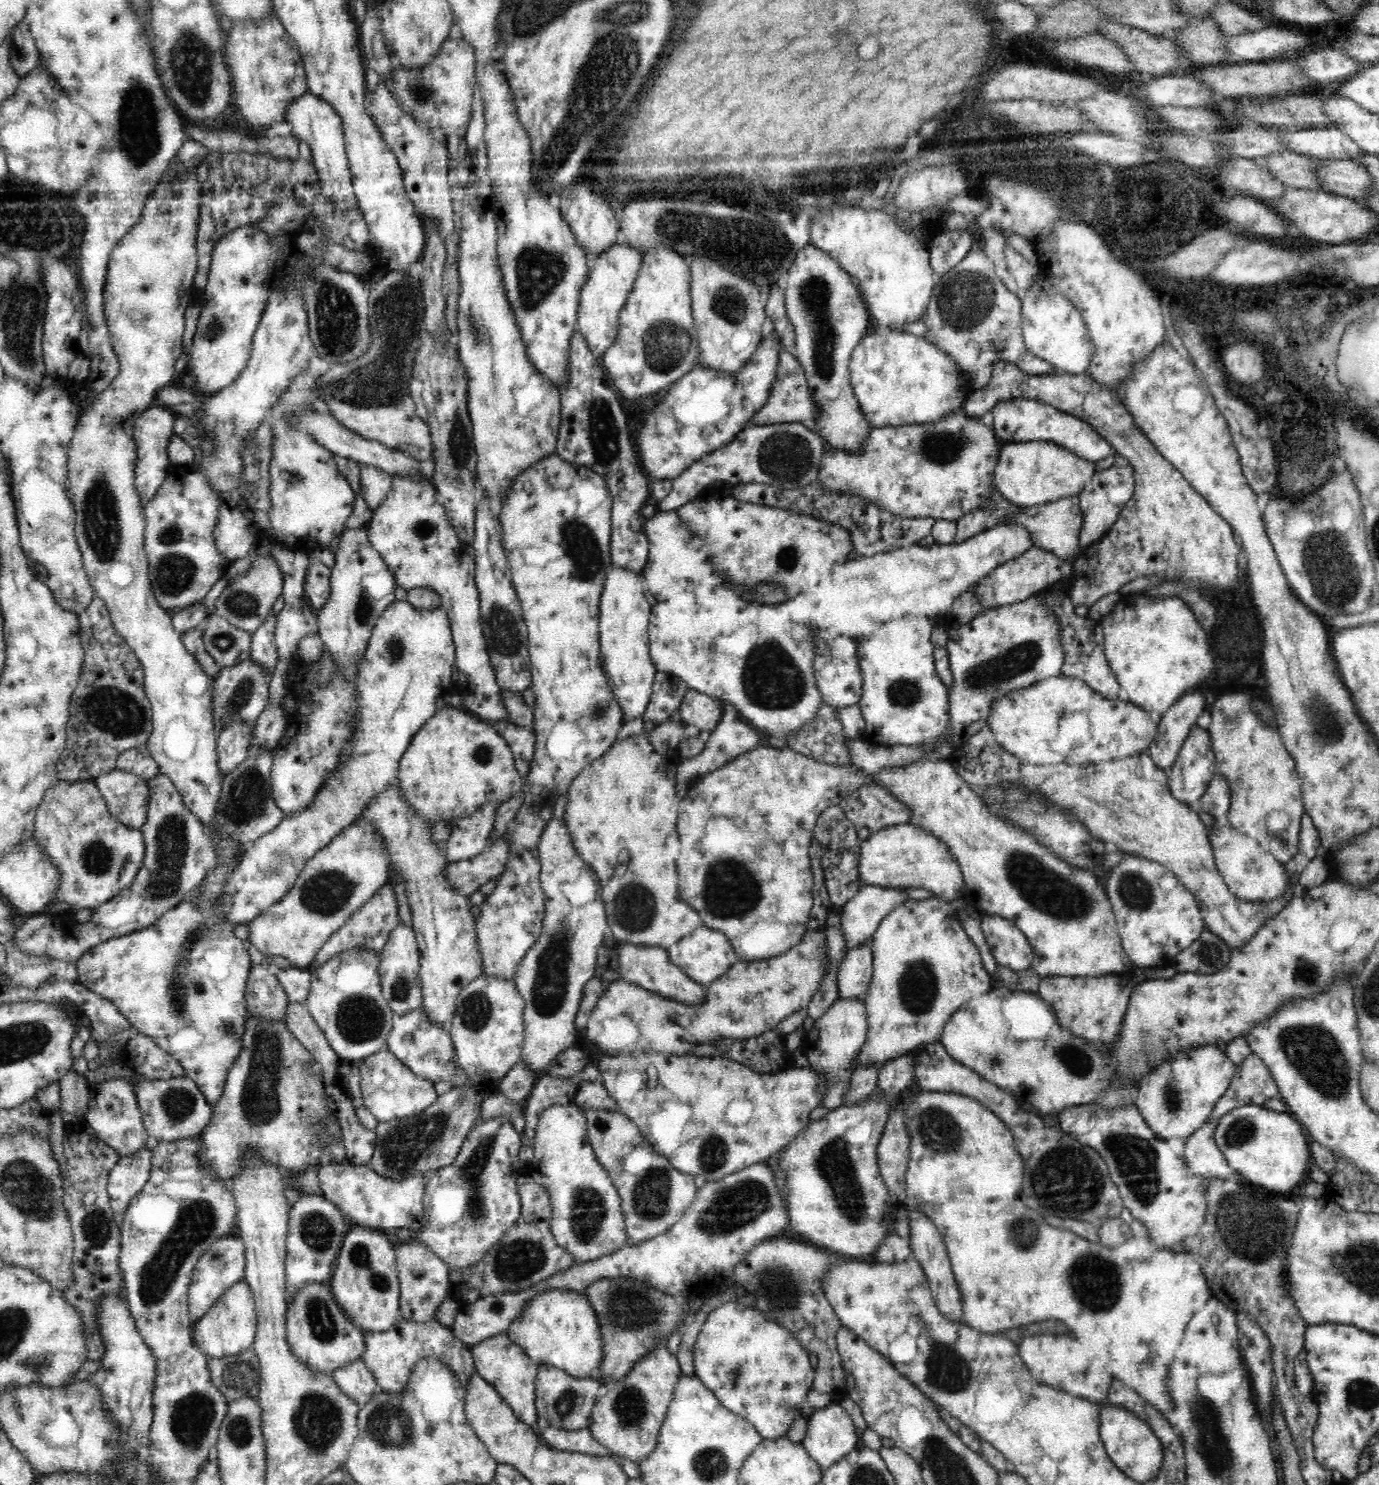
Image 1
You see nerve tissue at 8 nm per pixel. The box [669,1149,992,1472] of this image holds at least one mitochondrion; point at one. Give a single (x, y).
(733, 1208)

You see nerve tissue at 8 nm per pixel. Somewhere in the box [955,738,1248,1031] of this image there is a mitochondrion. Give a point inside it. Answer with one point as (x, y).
(1051, 893)

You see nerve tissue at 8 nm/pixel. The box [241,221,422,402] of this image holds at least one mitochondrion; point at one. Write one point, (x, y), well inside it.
(339, 330)

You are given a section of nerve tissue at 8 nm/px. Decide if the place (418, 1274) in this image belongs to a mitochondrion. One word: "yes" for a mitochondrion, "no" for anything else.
yes

